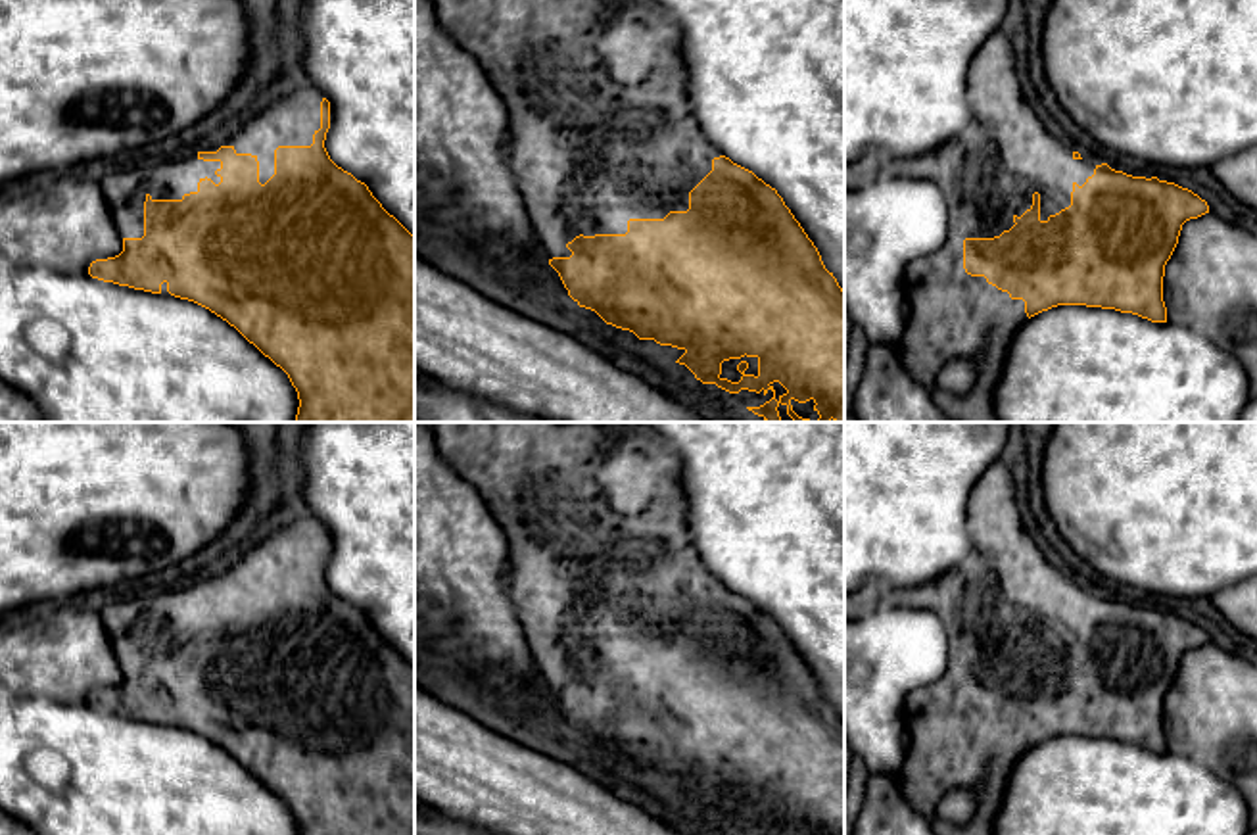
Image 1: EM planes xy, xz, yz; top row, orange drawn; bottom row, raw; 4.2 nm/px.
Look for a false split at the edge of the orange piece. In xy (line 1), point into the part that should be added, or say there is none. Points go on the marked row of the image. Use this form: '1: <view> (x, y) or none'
1: xy (125, 190)

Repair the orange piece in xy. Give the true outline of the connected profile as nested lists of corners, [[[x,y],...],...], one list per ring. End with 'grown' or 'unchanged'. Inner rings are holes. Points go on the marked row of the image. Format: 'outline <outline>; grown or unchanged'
outline [[[311,86],[265,104],[217,148],[144,167],[96,171],[111,219],[123,238],[123,251],[115,257],[92,261],[88,274],[152,294],[161,294],[165,282],[171,296],[194,301],[226,321],[288,374],[299,399],[294,422],[415,422],[415,236],[382,207],[365,182],[330,159],[324,148],[328,129],[330,102],[319,88]]]; grown

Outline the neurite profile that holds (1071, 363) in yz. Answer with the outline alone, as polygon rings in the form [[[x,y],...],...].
[[[1057,305],[1013,334],[994,388],[998,422],[1240,422],[1249,403],[1244,367],[1205,336],[1173,322],[1086,305]]]

